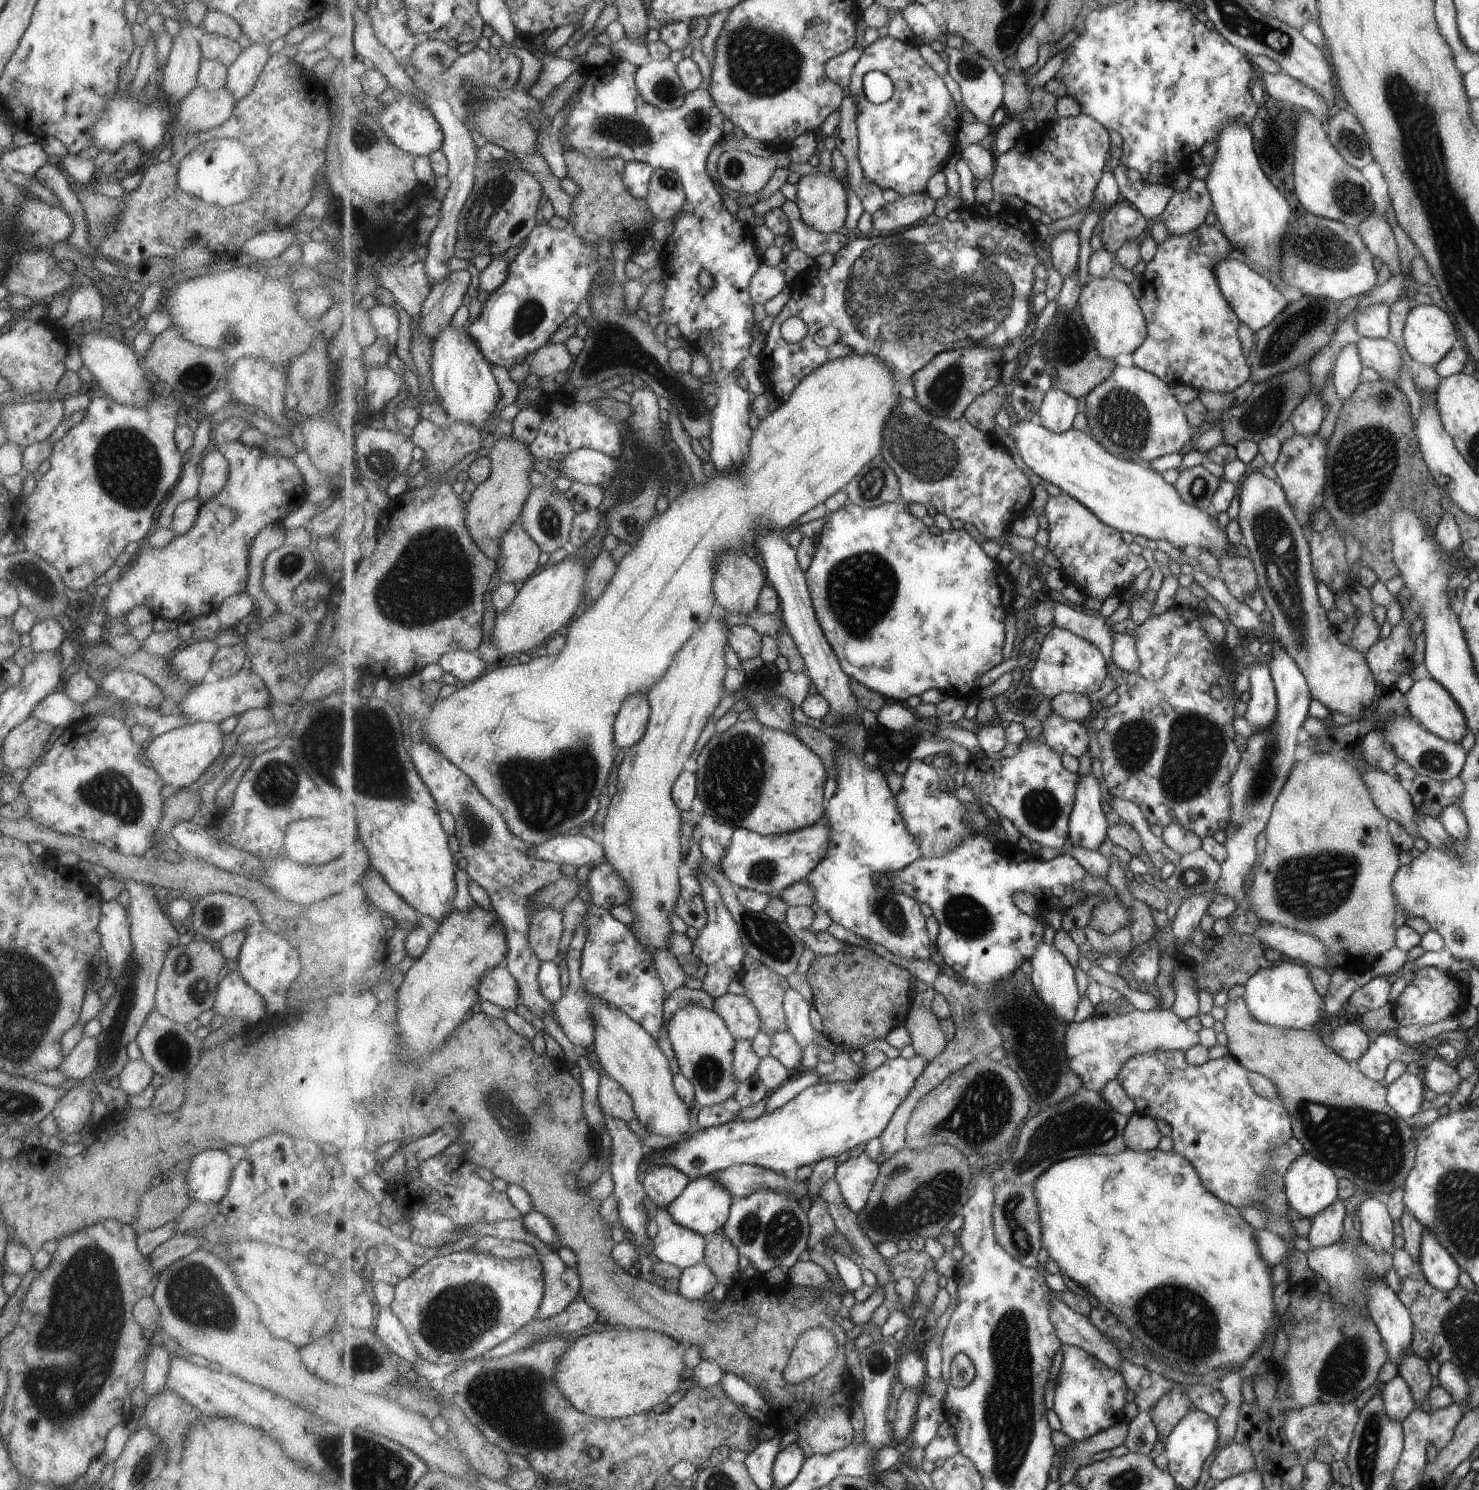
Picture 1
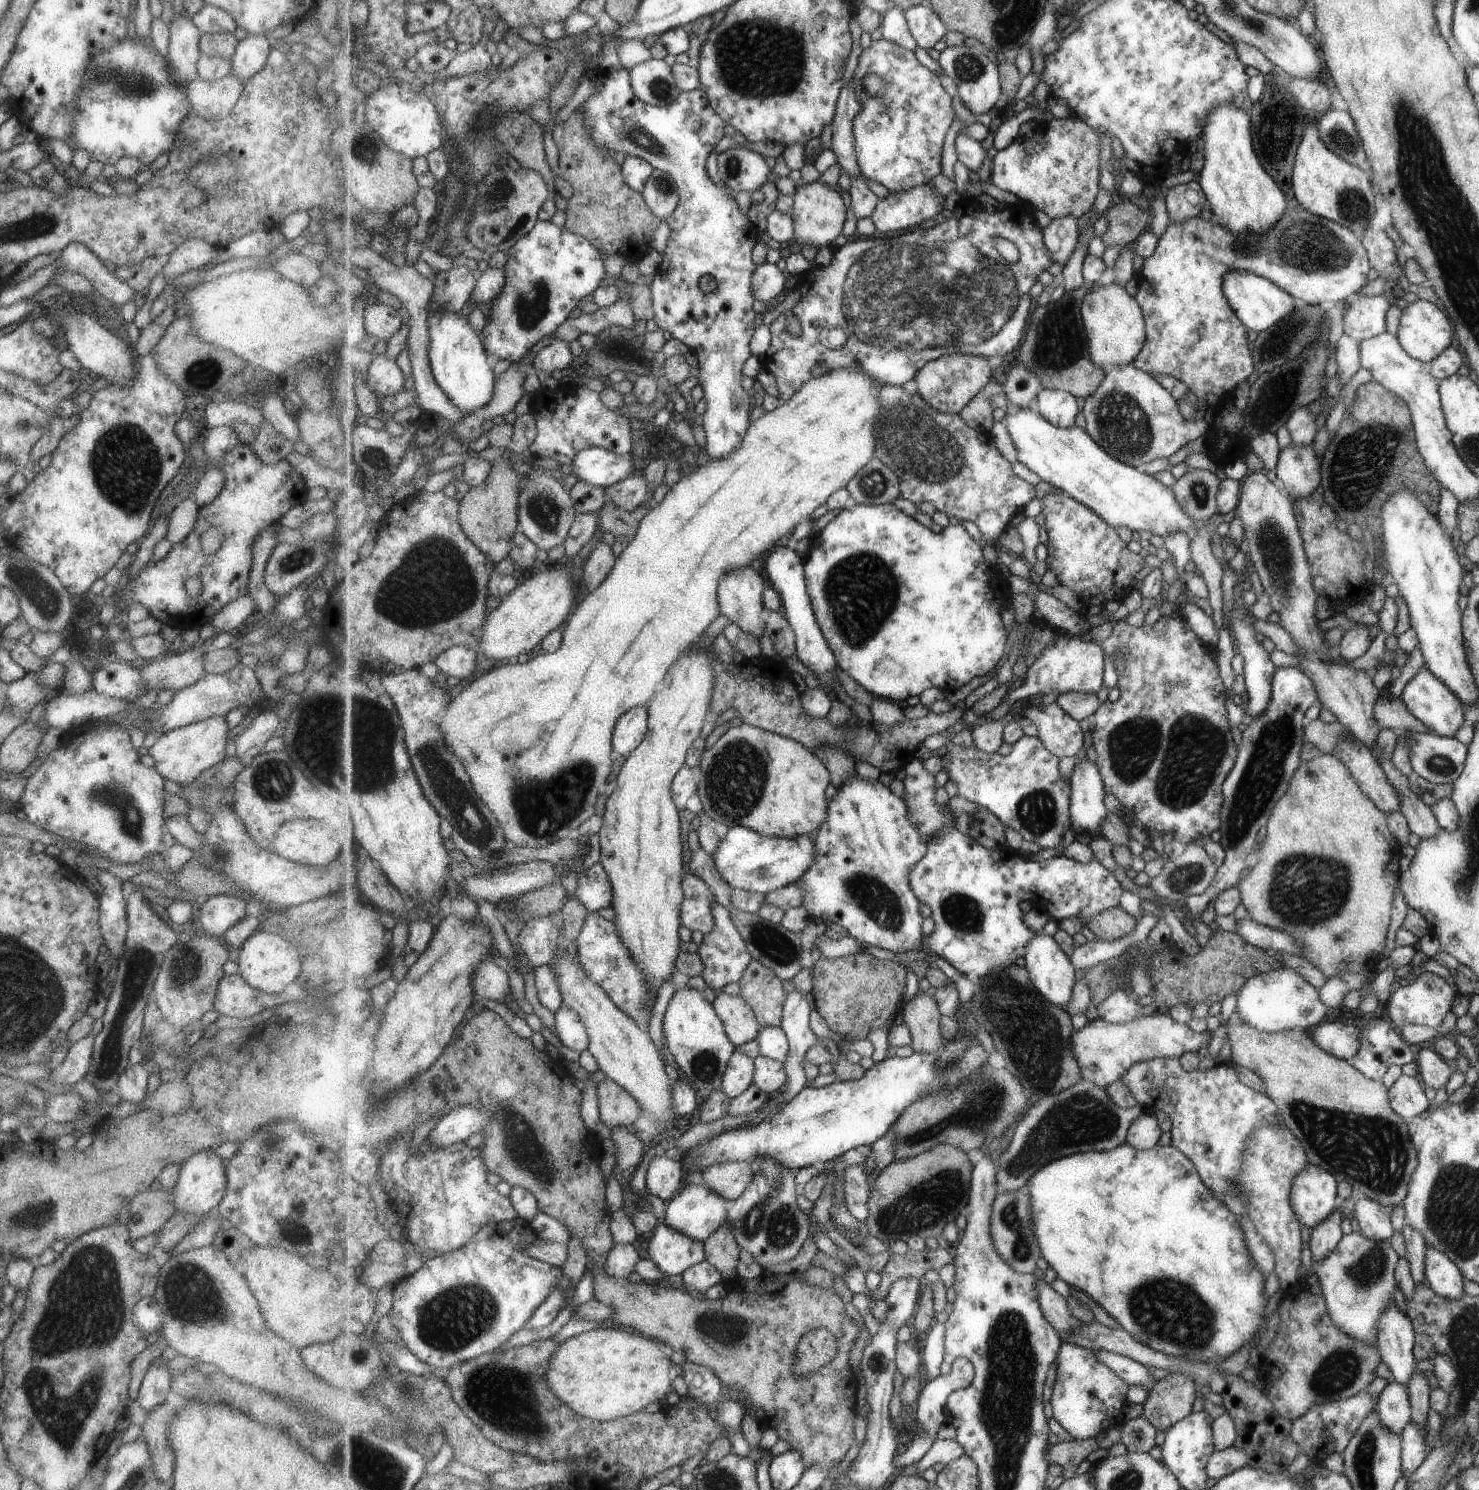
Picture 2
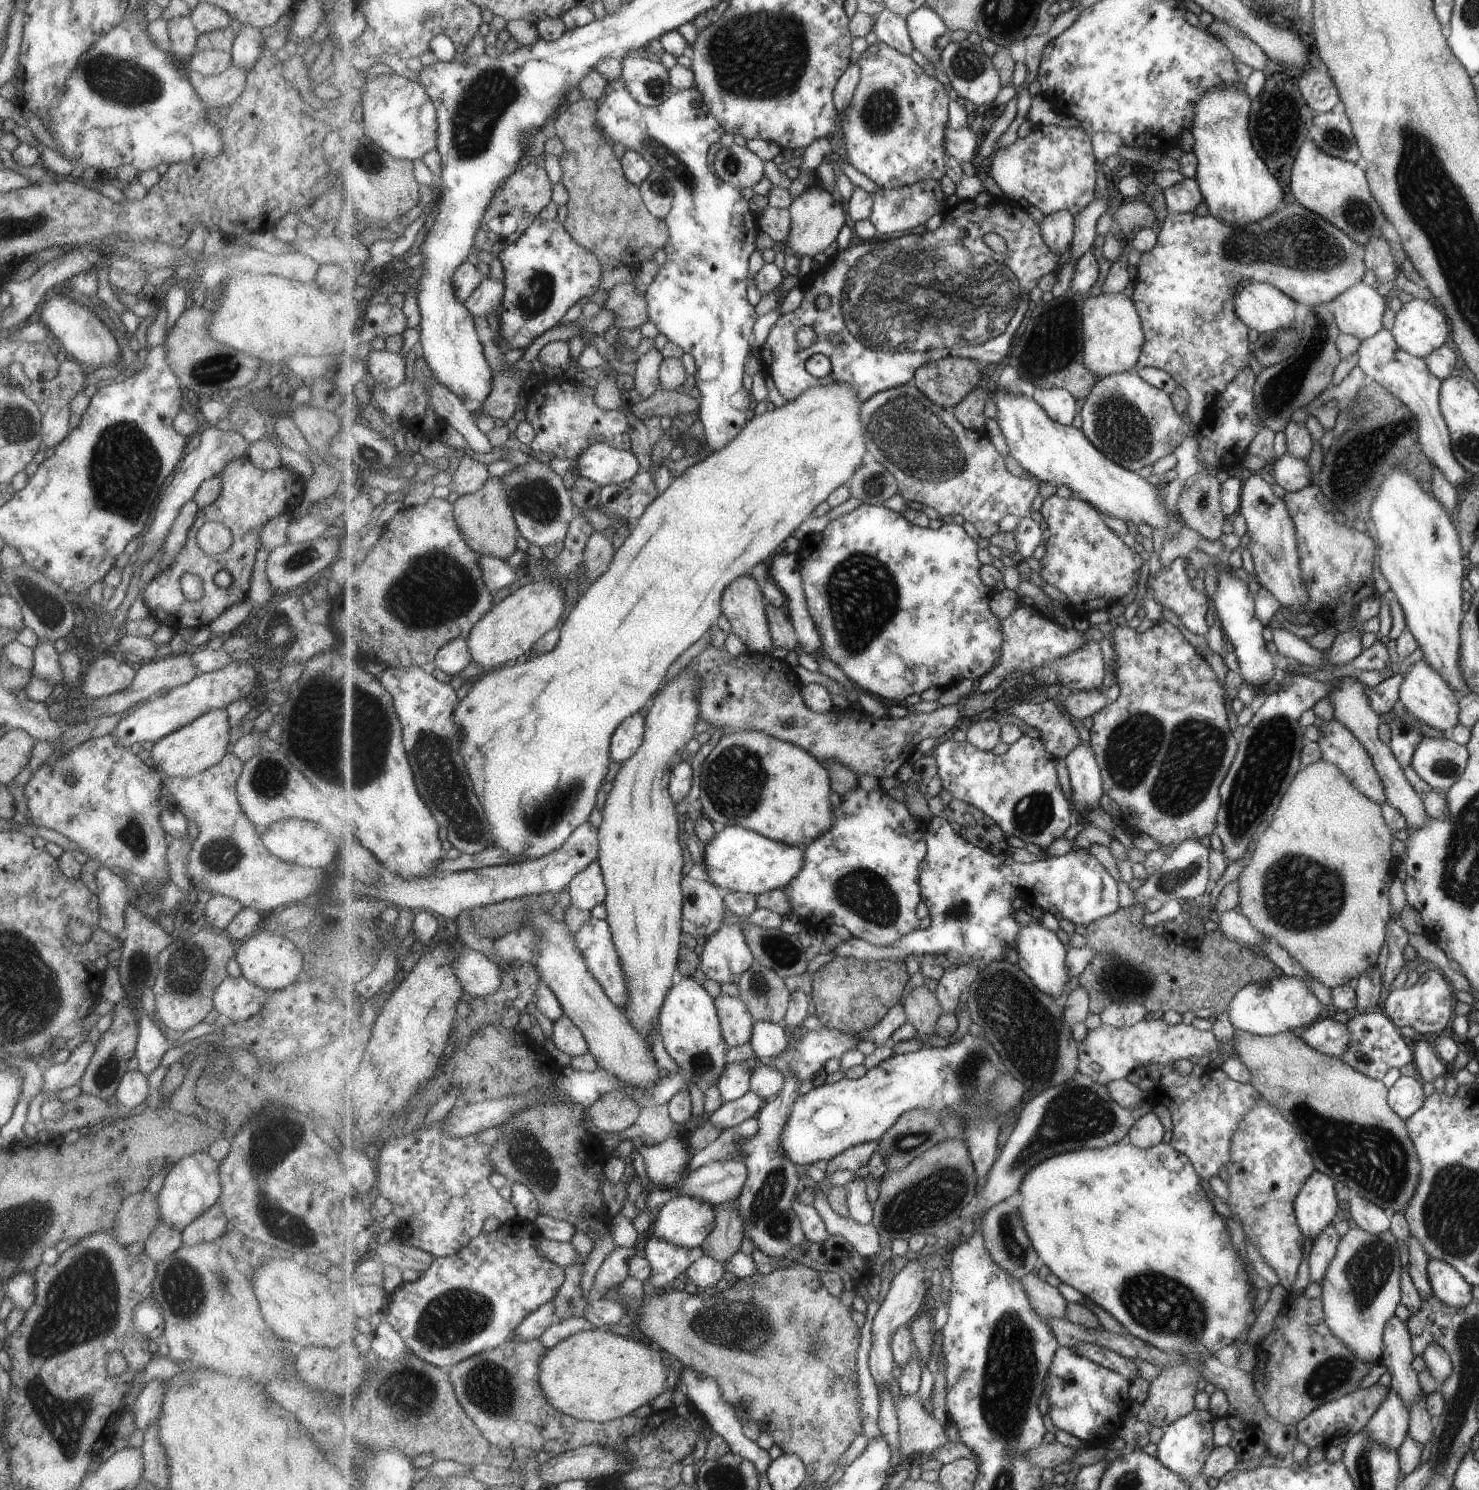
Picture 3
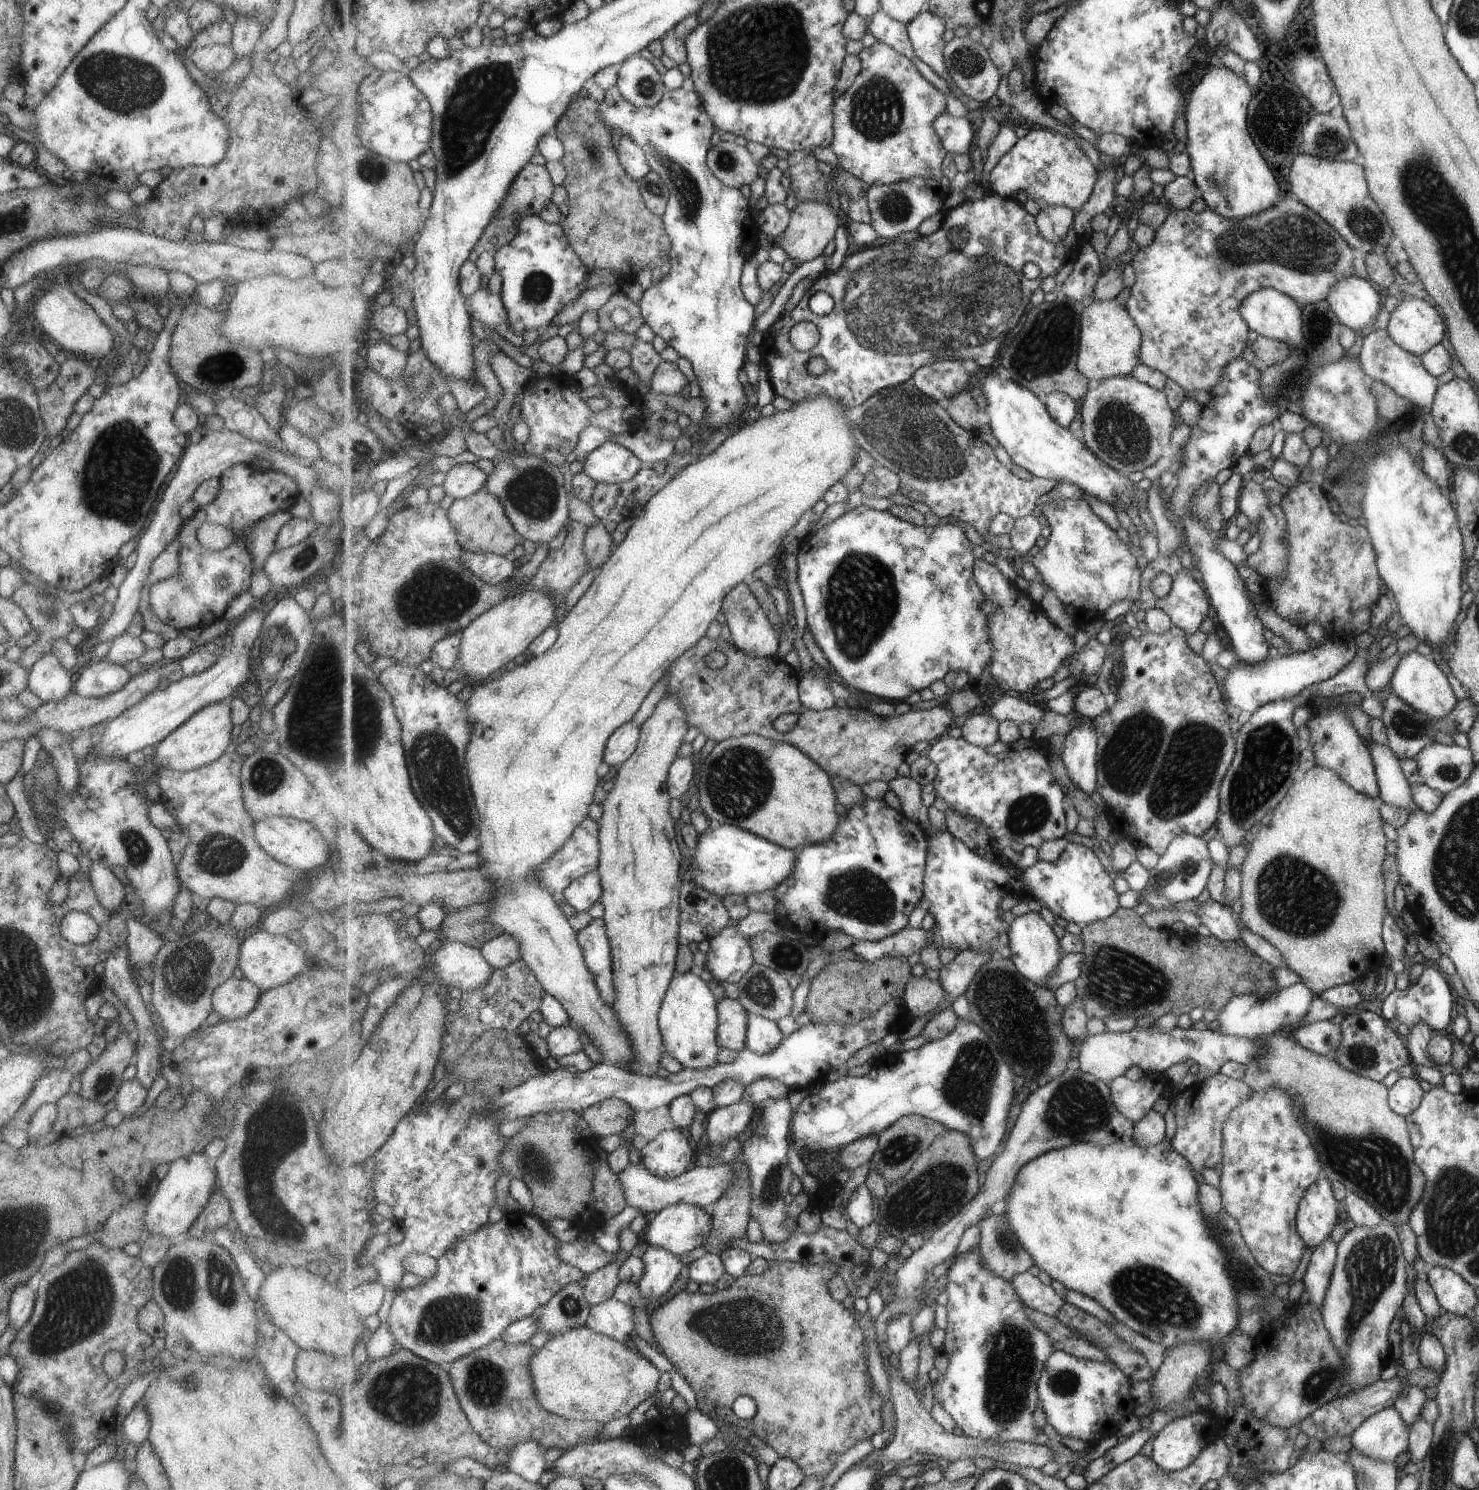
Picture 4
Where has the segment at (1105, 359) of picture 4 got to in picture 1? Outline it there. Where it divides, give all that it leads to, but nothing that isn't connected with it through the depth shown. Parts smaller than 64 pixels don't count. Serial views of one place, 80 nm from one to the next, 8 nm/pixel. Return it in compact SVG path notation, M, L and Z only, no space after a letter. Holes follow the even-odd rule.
M1106 277L1090 278L1083 286L1079 304L1102 357L1113 359L1119 354L1133 354L1147 340L1146 314L1129 284Z

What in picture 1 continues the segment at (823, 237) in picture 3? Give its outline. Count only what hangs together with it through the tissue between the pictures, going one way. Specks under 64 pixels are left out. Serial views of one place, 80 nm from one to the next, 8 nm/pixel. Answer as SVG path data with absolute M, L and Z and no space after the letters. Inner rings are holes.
M817 171L800 177L795 186L796 203L809 228L829 234L846 226L849 200L843 182L829 172Z

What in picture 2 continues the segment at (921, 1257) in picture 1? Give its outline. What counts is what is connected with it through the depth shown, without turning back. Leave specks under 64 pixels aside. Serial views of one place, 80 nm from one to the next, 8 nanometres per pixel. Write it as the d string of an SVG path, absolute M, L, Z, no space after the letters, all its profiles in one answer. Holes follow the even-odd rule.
M938 1247L934 1251L914 1251L910 1248L904 1254L893 1253L882 1269L881 1283L873 1291L871 1308L877 1300L886 1300L896 1280L903 1277L915 1277L925 1281L936 1270L948 1262L954 1262L953 1249Z

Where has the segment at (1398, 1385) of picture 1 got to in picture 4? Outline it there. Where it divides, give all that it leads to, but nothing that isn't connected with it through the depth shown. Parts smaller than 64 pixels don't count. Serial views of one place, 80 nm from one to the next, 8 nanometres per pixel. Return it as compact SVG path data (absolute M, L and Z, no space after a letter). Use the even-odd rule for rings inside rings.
M1393 1405L1368 1416L1350 1436L1359 1452L1375 1460L1394 1462L1409 1446L1409 1429Z

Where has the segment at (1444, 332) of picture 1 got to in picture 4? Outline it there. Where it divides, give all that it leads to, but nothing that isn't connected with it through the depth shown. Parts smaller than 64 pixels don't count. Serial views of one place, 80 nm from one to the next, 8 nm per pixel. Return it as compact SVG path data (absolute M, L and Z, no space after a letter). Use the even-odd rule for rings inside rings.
M1405 296L1390 313L1386 331L1399 348L1421 356L1441 342L1443 320L1425 300Z

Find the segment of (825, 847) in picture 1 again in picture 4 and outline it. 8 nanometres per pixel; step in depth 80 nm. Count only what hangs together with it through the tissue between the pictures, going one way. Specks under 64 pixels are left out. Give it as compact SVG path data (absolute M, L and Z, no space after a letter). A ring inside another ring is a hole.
M723 825L716 830L708 828L700 833L698 848L692 851L695 882L722 898L727 895L748 897L755 893L774 890L795 868L799 851L780 847L744 828Z

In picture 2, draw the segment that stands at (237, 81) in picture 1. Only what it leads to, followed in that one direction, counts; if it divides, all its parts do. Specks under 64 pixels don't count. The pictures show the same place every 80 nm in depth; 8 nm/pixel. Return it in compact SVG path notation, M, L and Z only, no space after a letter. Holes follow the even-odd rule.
M247 34L234 48L233 56L230 58L230 73L244 85L244 82L259 72L265 64L270 50L269 37Z

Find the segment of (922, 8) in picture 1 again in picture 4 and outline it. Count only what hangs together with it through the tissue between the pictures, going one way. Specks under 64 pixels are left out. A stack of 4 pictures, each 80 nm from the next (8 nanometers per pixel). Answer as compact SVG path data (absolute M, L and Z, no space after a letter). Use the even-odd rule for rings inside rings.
M930 10L921 11L909 24L908 31L916 56L946 78L947 63L944 57L946 44L943 34L947 30L944 20Z

